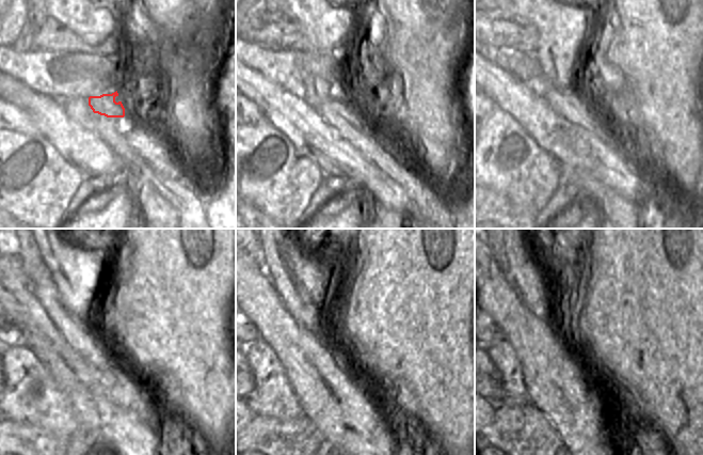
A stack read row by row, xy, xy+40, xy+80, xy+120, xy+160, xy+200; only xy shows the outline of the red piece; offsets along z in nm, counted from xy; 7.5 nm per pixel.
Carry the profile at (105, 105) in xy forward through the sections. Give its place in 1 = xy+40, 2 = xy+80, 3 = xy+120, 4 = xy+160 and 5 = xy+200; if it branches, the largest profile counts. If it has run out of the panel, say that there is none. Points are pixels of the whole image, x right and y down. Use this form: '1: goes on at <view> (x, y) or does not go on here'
1: goes on at xy+40 (340, 105)
2: goes on at xy+80 (568, 99)
3: goes on at xy+120 (65, 329)
4: goes on at xy+160 (297, 314)
5: goes on at xy+200 (529, 299)

